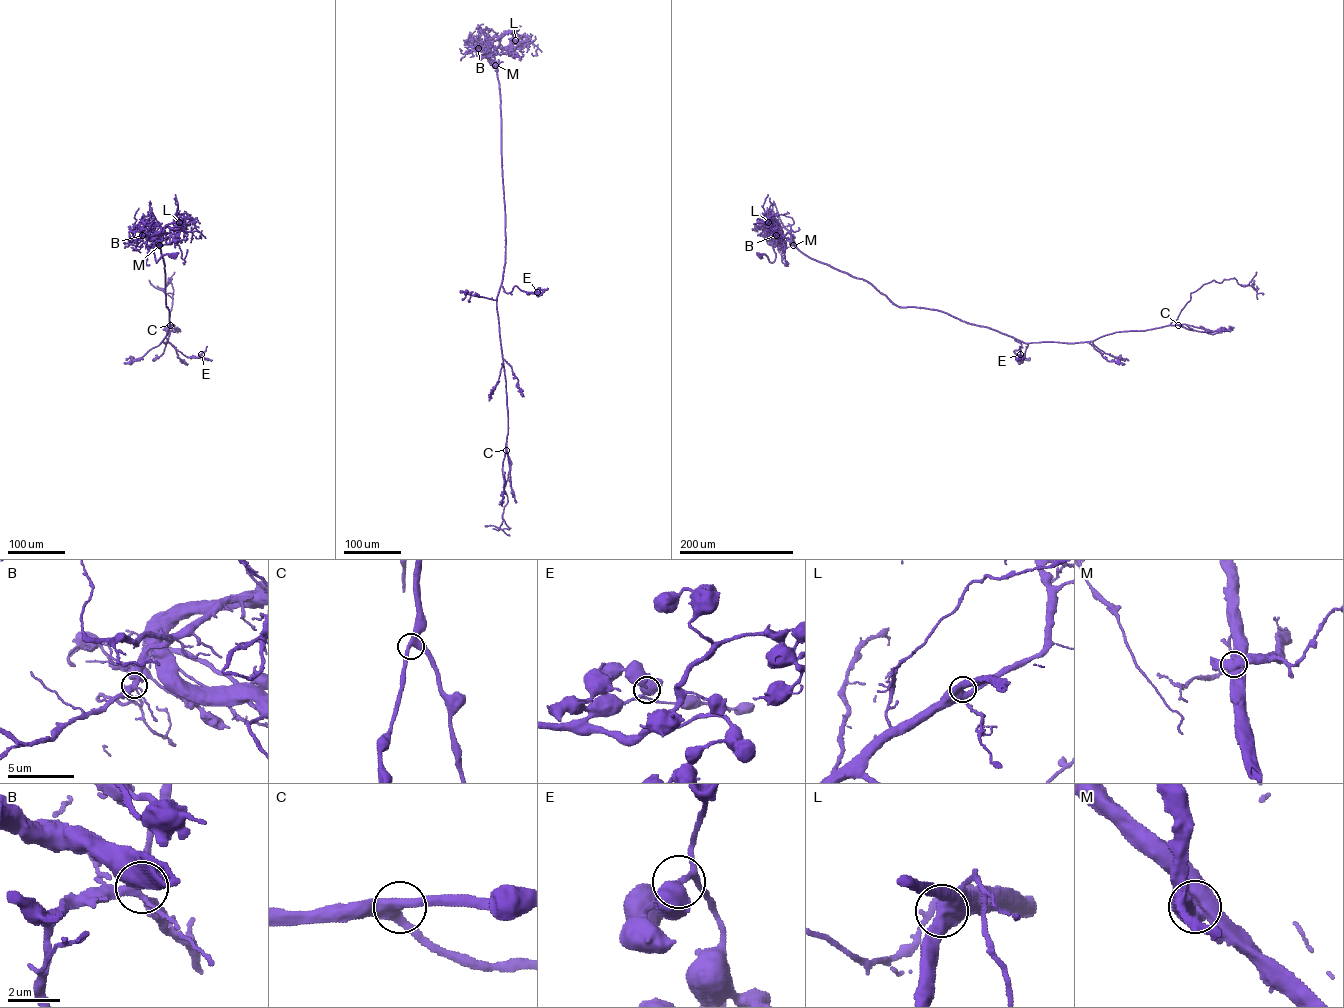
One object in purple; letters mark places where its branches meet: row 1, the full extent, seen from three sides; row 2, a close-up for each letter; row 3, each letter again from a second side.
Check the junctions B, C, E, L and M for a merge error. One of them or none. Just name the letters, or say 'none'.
M

